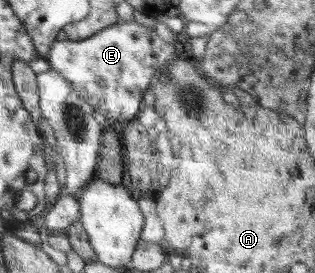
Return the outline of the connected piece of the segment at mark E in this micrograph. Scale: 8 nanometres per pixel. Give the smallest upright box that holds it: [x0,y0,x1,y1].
[46,20,174,125]

